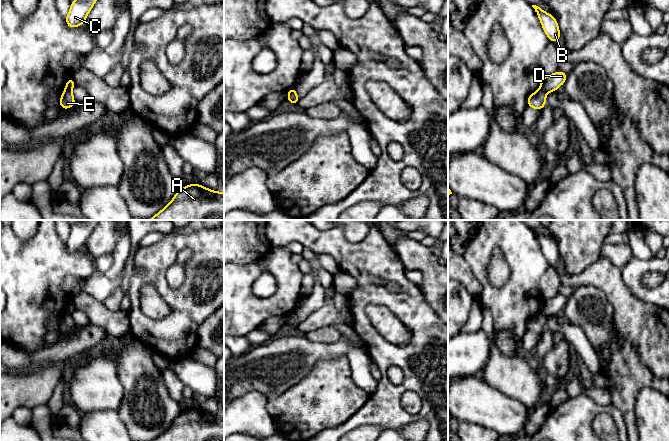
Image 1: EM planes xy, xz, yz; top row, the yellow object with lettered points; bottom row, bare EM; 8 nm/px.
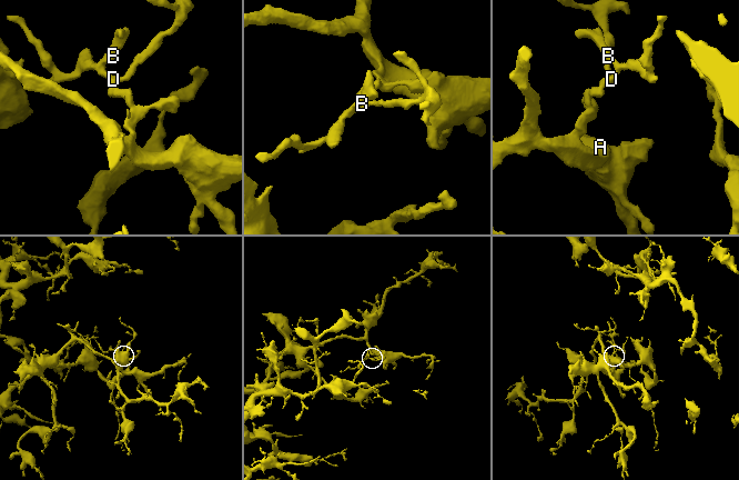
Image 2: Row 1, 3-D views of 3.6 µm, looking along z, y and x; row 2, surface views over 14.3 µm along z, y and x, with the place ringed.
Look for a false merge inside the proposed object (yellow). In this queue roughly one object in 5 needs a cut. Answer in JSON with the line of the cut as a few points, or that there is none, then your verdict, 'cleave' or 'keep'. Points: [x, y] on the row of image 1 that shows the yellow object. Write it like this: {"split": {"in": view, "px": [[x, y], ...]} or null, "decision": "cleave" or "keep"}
{"split": {"in": "xy", "px": [[65, 88], [70, 90]]}, "decision": "cleave"}

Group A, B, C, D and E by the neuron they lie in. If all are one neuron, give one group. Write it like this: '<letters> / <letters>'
A E / B C D

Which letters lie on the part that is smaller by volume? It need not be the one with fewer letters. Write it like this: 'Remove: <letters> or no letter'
Remove: B, C, D

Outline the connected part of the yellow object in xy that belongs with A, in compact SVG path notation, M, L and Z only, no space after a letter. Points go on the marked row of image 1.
M188 184L149 220L224 220L224 193Z

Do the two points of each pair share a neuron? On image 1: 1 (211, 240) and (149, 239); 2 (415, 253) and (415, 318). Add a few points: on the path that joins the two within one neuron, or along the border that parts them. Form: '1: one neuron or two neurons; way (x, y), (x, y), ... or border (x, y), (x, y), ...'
1: two neurons; border (164, 234), (154, 243), (138, 248)
2: two neurons; border (393, 249), (405, 270)

